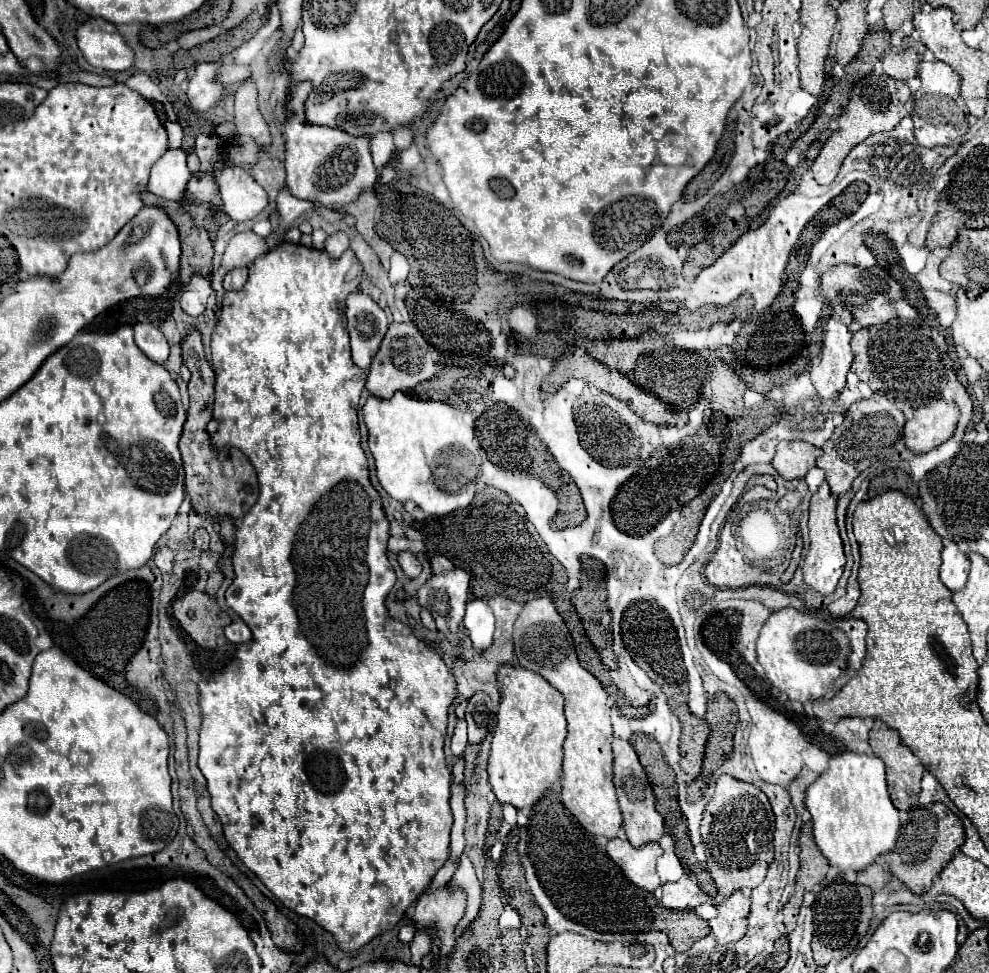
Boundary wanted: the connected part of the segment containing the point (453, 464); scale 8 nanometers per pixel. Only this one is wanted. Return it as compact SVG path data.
M396 392L392 398L384 400L384 398L376 398L376 396L368 396L364 408L364 424L368 426L368 446L370 452L374 456L376 462L376 472L378 472L378 480L382 484L382 488L398 502L406 502L404 498L408 498L412 494L412 476L414 476L414 468L416 468L416 482L414 482L414 496L416 496L416 504L434 516L442 516L448 512L454 512L458 508L464 508L472 502L474 494L476 494L476 486L474 480L480 472L480 464L486 458L486 452L482 448L480 441L474 434L468 434L466 430L466 422L464 422L464 412L446 404L446 402L434 402L434 400L416 400L416 398L406 398L406 394Z

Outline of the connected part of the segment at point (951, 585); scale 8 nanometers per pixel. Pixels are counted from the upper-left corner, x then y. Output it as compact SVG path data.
M950 542L950 544L942 550L940 578L942 578L944 586L946 586L950 592L962 590L962 588L964 588L964 582L966 582L966 578L968 578L968 570L970 570L970 560L968 560L968 556L962 554L954 542Z

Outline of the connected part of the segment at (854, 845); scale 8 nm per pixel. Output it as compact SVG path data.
M844 750L830 756L828 770L806 788L804 804L812 814L814 840L820 852L842 872L866 868L896 844L900 816L886 788L884 760L876 754Z

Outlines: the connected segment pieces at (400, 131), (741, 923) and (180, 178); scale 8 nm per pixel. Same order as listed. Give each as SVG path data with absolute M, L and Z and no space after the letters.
M396 126L396 128L392 130L392 138L394 138L394 144L396 144L400 150L404 150L404 148L412 142L412 130L406 128L406 126Z
M734 890L728 902L718 904L718 914L708 924L718 944L730 944L744 936L750 912L750 898L742 890Z
M180 148L168 150L152 166L148 190L152 194L162 196L164 200L174 200L174 202L184 204L190 178L192 178L192 172L186 166L184 150L180 150Z

